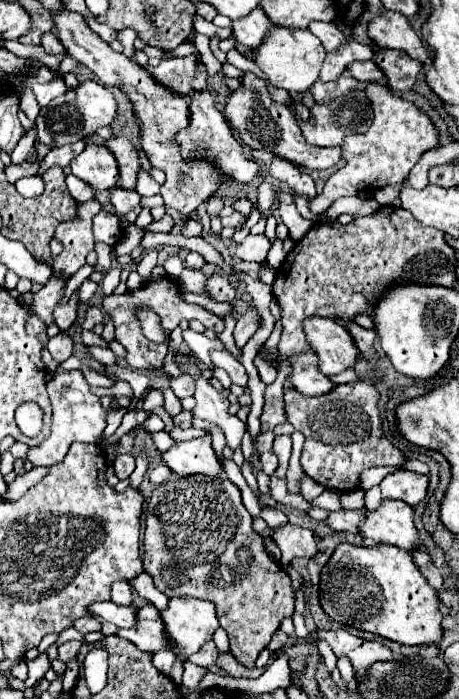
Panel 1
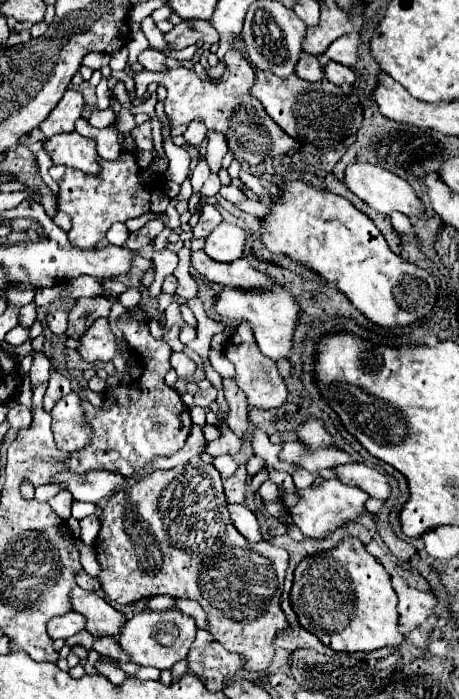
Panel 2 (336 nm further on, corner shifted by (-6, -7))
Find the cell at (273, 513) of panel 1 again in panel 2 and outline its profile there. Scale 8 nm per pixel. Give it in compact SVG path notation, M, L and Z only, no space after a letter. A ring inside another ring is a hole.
M245 464L239 465L237 473L231 479L227 479L223 483L223 487L225 487L227 503L245 503L245 493L247 493L247 471L245 471Z

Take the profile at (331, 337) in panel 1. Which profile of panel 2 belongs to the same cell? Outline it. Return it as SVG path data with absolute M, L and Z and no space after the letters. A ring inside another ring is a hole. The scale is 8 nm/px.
M225 287L221 295L217 297L215 309L219 315L231 319L231 321L249 321L255 327L255 341L259 343L259 349L269 359L289 359L293 351L293 333L297 325L301 323L301 307L299 303L285 291L273 289L273 291L239 291Z

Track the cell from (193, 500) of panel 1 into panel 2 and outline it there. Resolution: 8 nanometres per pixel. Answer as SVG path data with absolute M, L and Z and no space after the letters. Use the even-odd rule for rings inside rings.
M191 461L187 465L181 465L181 467L175 467L175 469L169 469L169 471L155 471L151 475L145 475L143 479L133 483L129 489L121 489L119 493L115 493L109 499L105 511L99 515L99 519L101 519L101 531L99 531L99 537L97 537L97 547L101 547L101 551L97 551L97 559L101 563L99 581L103 583L103 591L107 593L107 597L117 601L117 603L135 603L139 599L155 597L159 593L169 595L169 597L177 597L177 599L199 601L201 607L207 613L207 619L209 619L209 633L227 651L245 655L245 659L247 659L245 669L247 671L265 671L271 665L273 655L275 655L273 639L275 639L277 629L289 627L289 621L287 621L287 617L285 617L285 613L281 611L281 605L279 605L279 599L281 599L281 593L283 593L283 577L285 577L285 571L287 571L287 565L289 565L289 557L287 557L285 549L279 549L271 543L249 543L231 523L231 515L229 515L227 507L229 507L229 503L227 503L227 497L225 497L225 491L223 491L223 479L221 479L221 473L213 465L207 465L207 463L201 463L201 461L199 463Z

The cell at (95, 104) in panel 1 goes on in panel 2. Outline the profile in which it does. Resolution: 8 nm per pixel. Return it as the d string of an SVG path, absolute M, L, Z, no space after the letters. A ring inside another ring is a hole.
M67 89L63 99L59 101L59 107L51 111L51 115L41 123L41 131L47 139L61 135L61 133L71 133L75 131L75 121L81 117L85 109L85 99L79 91Z

